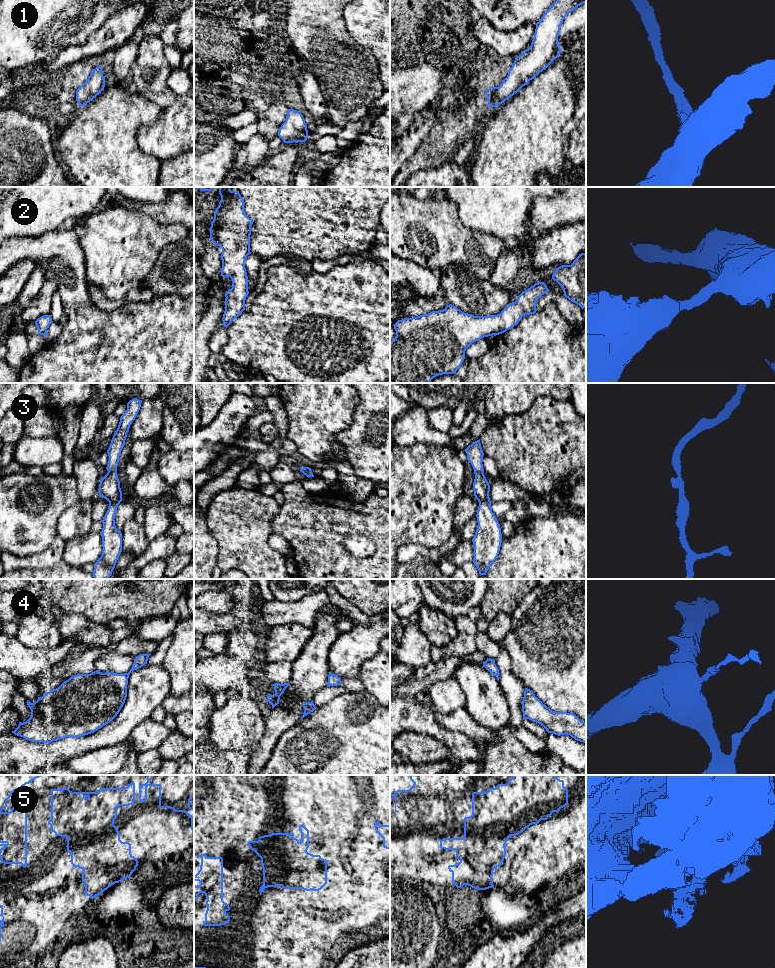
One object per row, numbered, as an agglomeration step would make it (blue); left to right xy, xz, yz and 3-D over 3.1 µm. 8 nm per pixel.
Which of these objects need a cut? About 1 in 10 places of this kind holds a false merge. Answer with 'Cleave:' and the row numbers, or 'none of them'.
Cleave: 5

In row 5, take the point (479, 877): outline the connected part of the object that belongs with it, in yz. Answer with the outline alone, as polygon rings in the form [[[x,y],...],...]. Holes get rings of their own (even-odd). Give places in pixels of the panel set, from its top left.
[[[505,844],[490,845],[489,854],[478,854],[476,865],[470,864],[470,856],[466,855],[463,870],[452,872],[452,881],[457,888],[468,885],[477,890],[486,890],[494,887],[492,882],[493,871],[499,867],[506,856]]]

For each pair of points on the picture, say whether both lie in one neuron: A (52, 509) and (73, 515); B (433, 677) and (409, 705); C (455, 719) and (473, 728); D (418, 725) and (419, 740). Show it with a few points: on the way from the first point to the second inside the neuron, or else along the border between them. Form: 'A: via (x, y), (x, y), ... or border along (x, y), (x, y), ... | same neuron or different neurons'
A: border along (81, 500), (71, 505), (60, 516), (57, 535) | different neurons
B: border along (414, 695), (400, 696) | different neurons
C: via (459, 720), (469, 727) | same neuron
D: border along (400, 732), (422, 732), (440, 741) | different neurons

